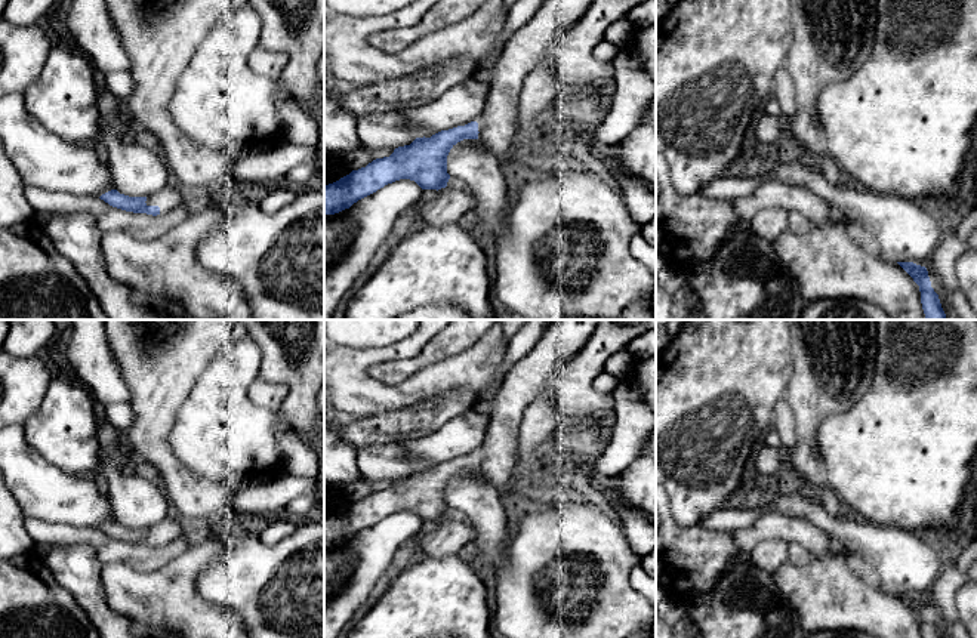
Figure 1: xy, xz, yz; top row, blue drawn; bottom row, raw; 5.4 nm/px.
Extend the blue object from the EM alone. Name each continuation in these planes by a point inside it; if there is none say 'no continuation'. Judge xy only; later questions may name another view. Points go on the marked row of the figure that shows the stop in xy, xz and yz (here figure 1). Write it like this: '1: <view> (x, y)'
1: xy (172, 196)

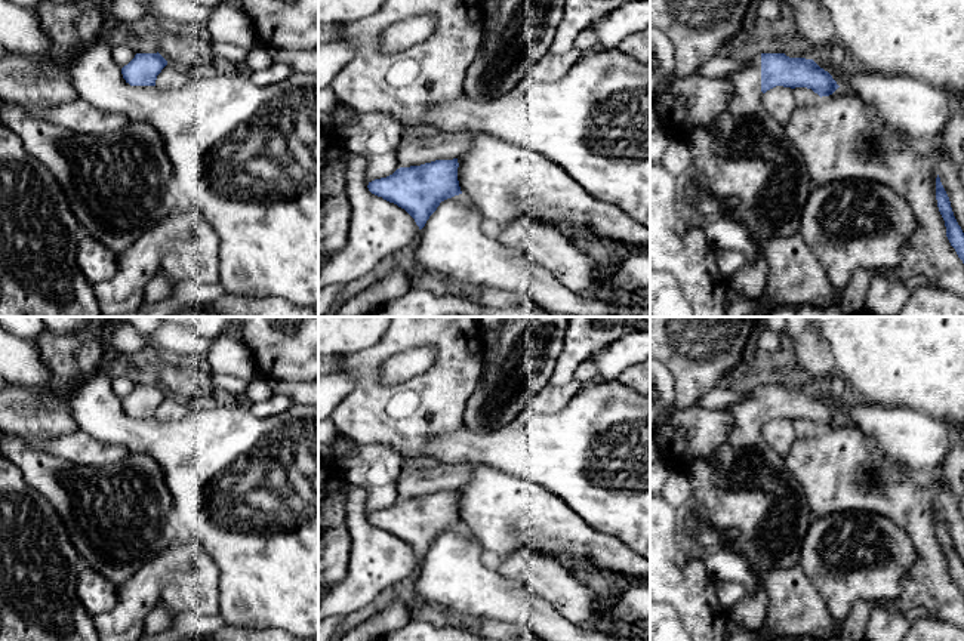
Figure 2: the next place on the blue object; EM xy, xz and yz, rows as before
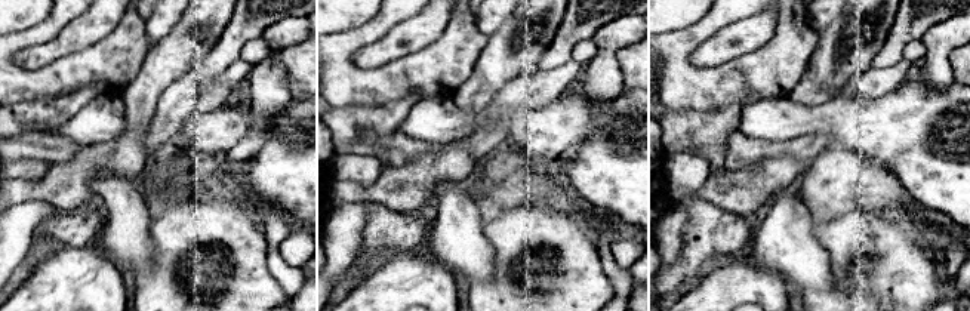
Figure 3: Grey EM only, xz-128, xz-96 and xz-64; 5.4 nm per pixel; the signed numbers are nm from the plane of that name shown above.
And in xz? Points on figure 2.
no continuation

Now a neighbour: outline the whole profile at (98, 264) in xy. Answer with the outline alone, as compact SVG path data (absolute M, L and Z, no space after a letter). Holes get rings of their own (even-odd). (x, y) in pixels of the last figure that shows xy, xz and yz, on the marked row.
M84 234L77 241L77 264L90 284L110 280L117 272L117 255Z

